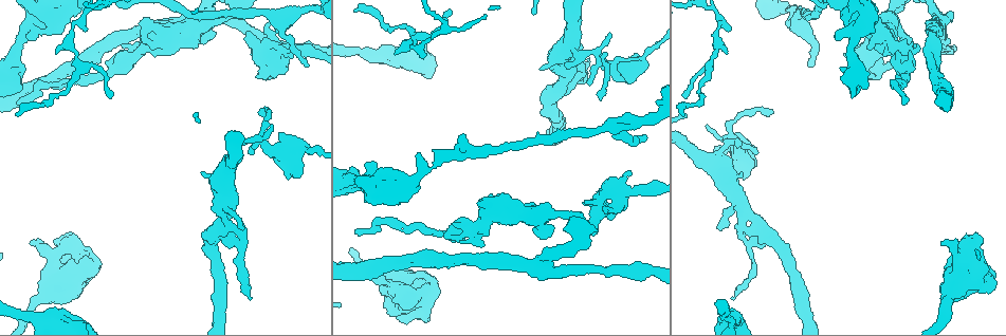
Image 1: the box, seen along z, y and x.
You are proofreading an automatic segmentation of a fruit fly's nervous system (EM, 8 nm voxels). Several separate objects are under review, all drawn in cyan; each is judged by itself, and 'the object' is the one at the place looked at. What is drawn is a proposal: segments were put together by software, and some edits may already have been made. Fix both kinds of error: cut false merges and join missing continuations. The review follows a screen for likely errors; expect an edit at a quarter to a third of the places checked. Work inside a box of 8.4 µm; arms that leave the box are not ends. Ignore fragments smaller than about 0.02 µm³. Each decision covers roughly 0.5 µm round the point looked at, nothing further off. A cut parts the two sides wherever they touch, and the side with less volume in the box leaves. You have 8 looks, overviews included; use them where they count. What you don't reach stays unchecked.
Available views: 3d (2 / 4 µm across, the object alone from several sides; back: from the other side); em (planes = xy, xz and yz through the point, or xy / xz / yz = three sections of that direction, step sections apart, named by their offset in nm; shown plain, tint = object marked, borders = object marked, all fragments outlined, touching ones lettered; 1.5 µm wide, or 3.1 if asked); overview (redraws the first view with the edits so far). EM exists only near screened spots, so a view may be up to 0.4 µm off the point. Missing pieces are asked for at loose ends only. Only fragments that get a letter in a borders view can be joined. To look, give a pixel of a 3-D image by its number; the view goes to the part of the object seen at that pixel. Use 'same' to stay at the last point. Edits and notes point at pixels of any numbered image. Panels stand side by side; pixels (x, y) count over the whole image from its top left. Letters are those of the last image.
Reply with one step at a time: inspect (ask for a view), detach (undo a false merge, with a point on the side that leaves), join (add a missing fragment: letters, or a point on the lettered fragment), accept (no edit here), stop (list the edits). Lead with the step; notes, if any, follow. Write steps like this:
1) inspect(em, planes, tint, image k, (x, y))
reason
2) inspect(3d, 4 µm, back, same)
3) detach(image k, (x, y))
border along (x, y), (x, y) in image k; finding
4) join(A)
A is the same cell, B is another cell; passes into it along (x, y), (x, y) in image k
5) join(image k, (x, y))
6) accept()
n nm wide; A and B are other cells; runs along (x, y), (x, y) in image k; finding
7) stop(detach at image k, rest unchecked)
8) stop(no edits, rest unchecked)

inspect(em, planes, borders, image 1, (807, 64))
an open end

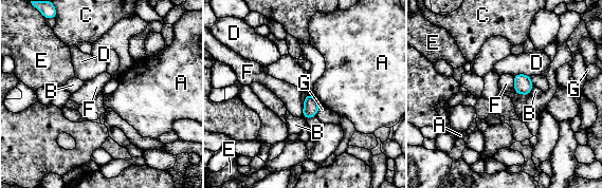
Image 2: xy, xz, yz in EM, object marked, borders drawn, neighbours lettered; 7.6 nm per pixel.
accept()
120 nm wide; A, B, C, D, E, F and G are other cells; none of them fits

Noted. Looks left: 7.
inspect(em, planes, tint, image 1, (261, 137))
sharp bend

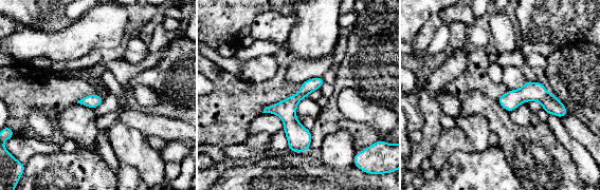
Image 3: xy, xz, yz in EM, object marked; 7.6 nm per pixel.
inspect(em, planes, borders, same)
see the neighbours

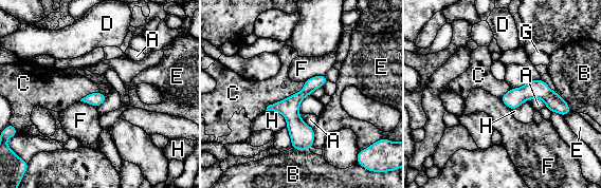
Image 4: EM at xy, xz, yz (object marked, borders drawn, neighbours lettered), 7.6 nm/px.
accept()
C touches over 360 nm; A, B, C, D, E, F, G and H are other cells; runs along (323, 77), (294, 102), (297, 147) in image 4; one cell here

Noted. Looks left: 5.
stop(no edits, rest unchecked)

